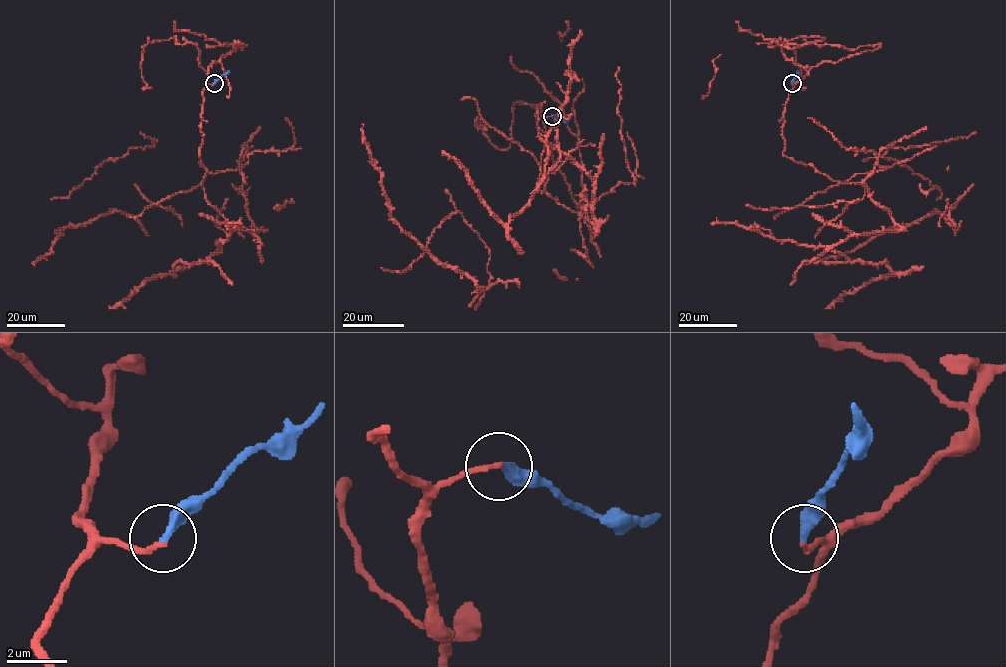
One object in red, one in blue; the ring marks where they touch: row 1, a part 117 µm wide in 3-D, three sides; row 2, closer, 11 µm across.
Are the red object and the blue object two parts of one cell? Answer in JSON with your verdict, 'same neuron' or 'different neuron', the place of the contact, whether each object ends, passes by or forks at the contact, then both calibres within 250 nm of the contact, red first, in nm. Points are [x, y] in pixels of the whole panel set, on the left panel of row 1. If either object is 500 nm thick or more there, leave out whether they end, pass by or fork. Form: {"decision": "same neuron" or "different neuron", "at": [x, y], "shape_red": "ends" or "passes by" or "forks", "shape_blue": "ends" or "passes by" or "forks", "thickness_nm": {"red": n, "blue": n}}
{"decision": "different neuron", "at": [214, 83], "shape_red": "ends", "shape_blue": "ends", "thickness_nm": {"red": 160, "blue": 320}}

